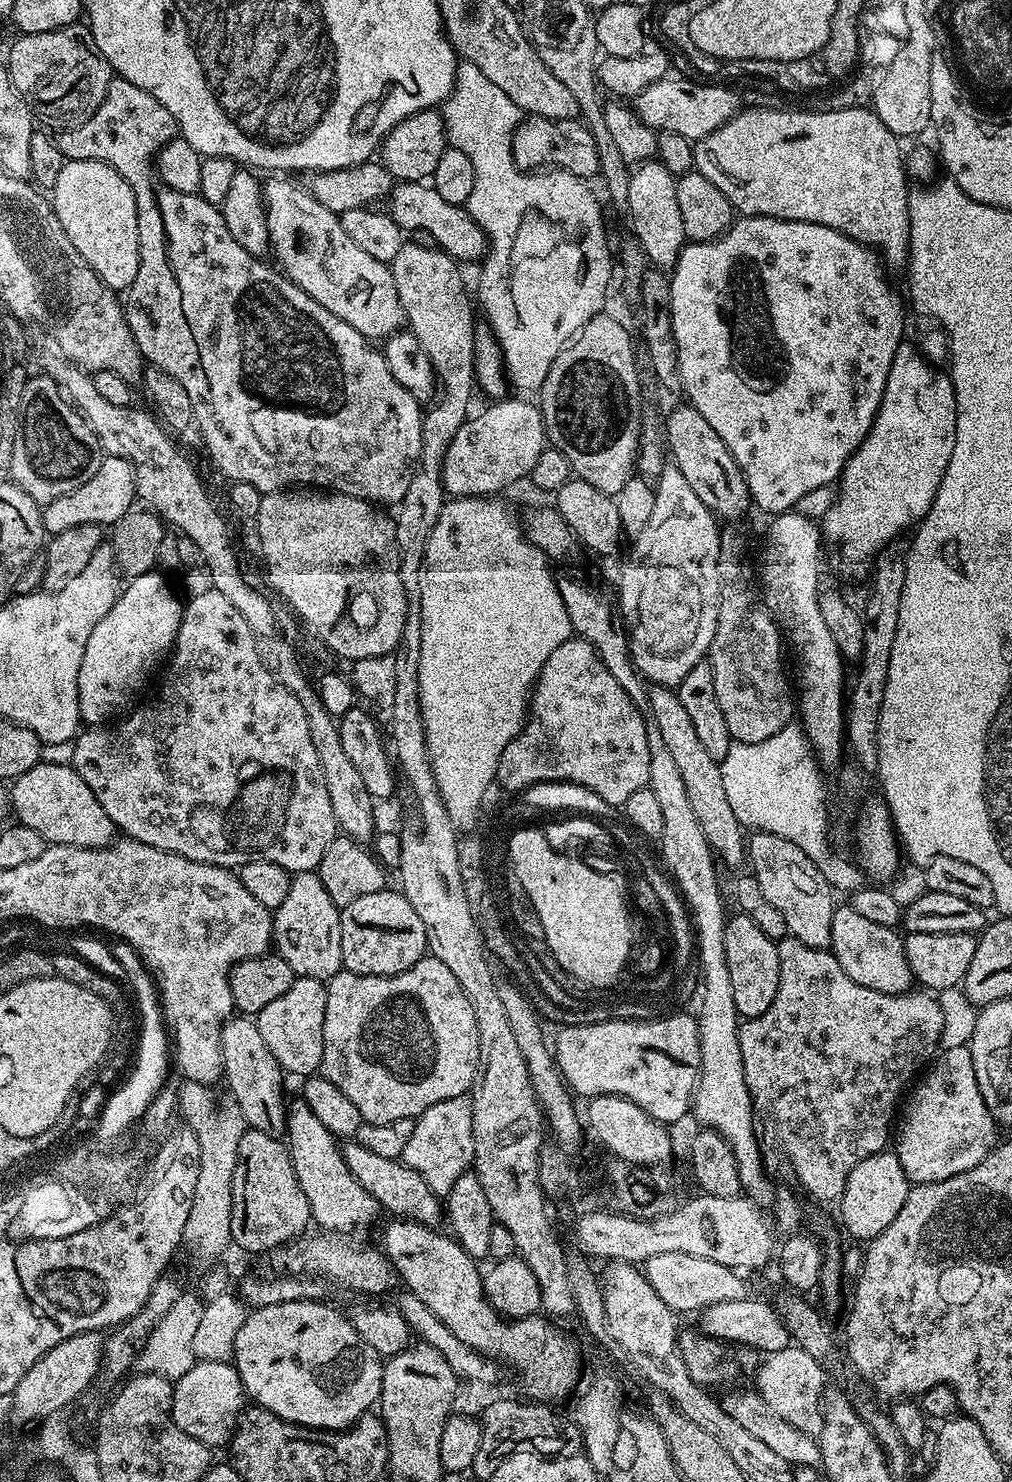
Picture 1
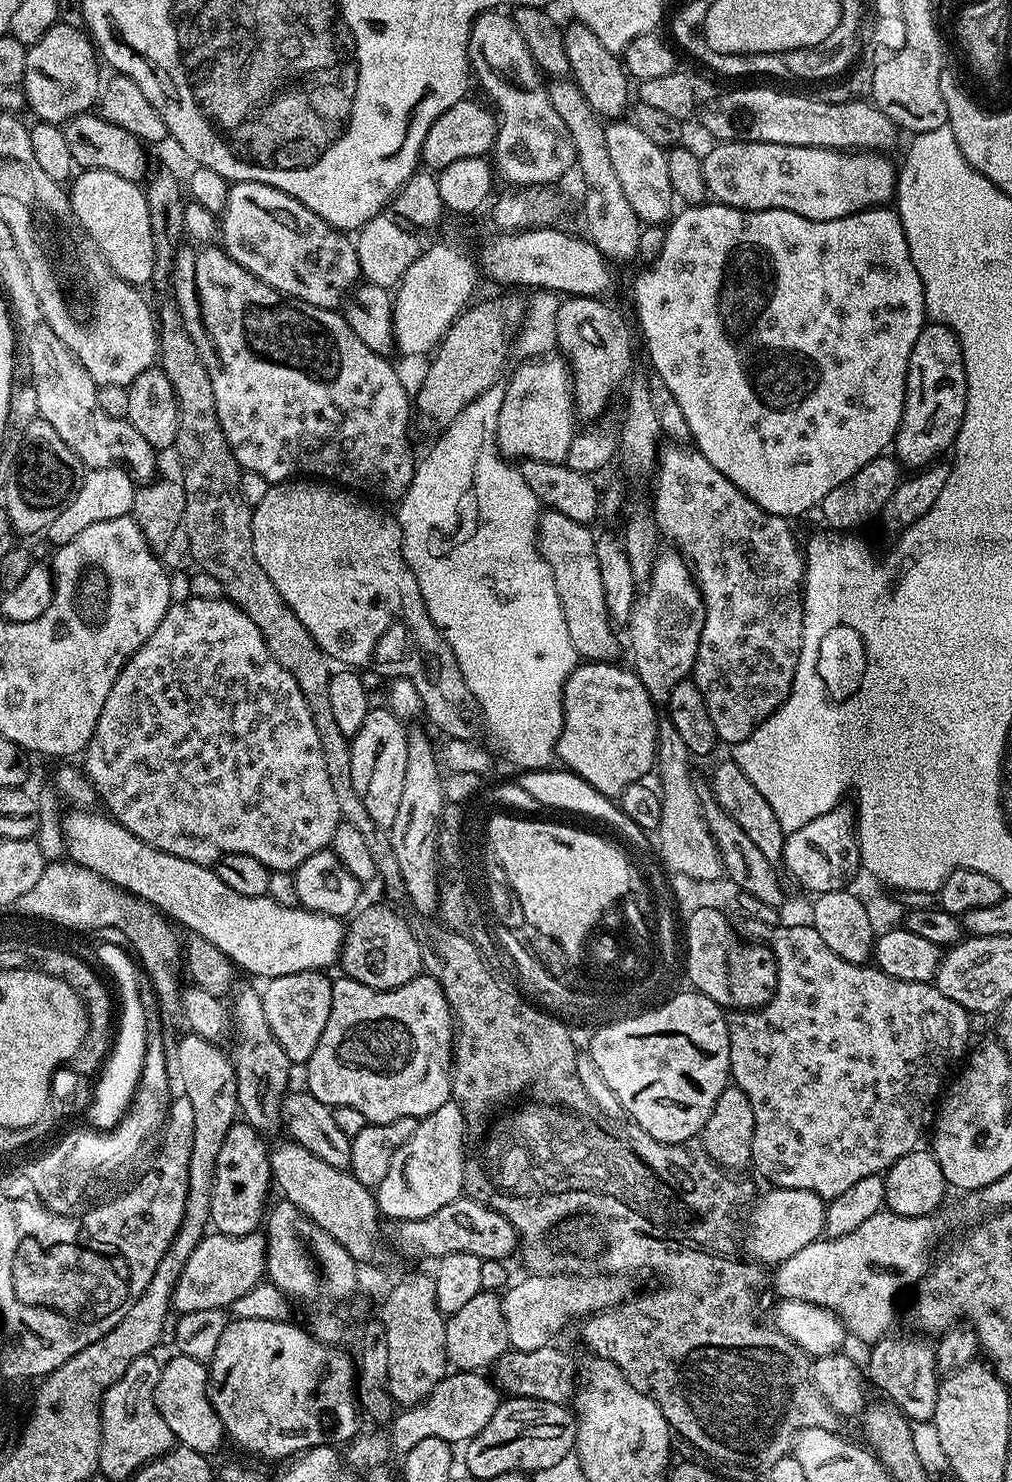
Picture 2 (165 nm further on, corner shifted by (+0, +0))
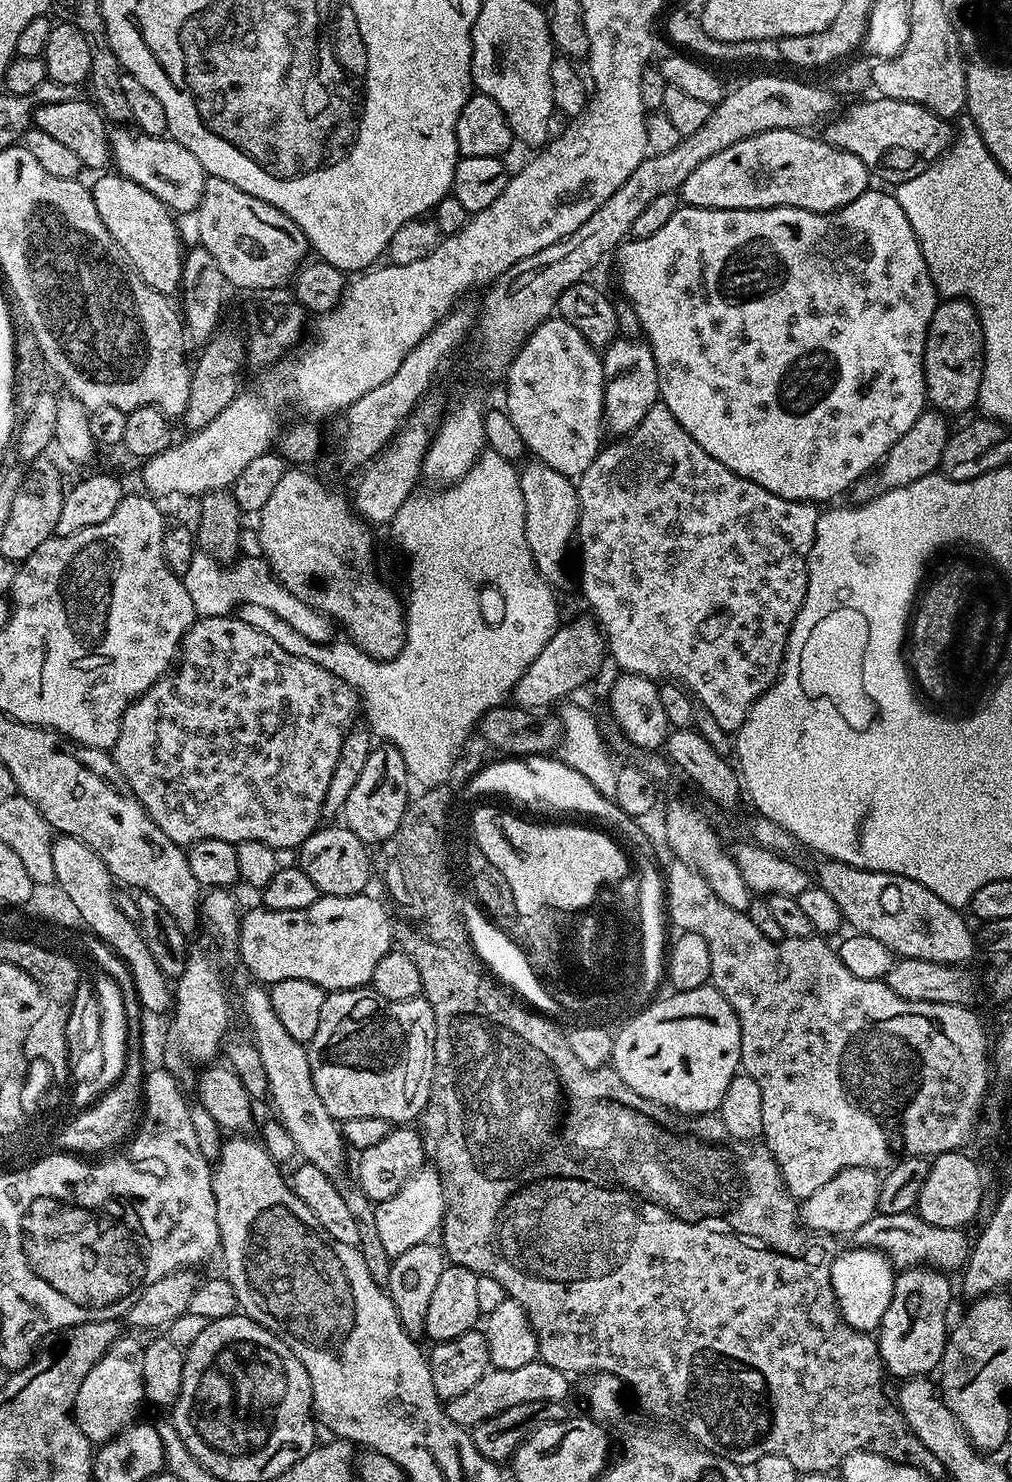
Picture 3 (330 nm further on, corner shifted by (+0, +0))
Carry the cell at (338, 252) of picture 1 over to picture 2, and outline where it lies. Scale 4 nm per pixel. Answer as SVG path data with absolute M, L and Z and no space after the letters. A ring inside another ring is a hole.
M253 180L233 183L228 189L226 206L219 222L218 240L228 257L254 274L254 278L266 282L266 286L274 286L274 290L284 293L285 297L305 300L315 308L332 310L361 279L355 243L339 228L332 228L322 218L318 218L314 210L302 206L302 202L274 186Z

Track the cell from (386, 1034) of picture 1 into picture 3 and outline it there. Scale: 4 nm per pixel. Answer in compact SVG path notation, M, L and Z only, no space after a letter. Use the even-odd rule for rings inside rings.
M371 987L343 988L340 992L329 992L322 1002L322 1014L318 1017L318 1030L314 1038L309 1040L306 1047L308 1049L308 1061L310 1062L310 1074L314 1078L314 1090L318 1090L318 1098L322 1098L322 1106L330 1110L330 1114L338 1122L349 1120L350 1118L386 1118L391 1120L393 1125L404 1126L415 1121L423 1112L430 1086L434 1078L434 1010L430 1002L424 999L423 995L415 996L409 1000L387 1000L382 998Z

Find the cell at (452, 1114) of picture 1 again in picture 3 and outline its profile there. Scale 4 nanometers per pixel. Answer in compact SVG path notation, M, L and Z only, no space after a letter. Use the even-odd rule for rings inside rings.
M423 1166L396 1191L389 1200L375 1205L378 1235L382 1238L386 1254L395 1258L406 1254L410 1246L418 1246L429 1239L432 1231L439 1229L444 1222L444 1187L436 1169Z

